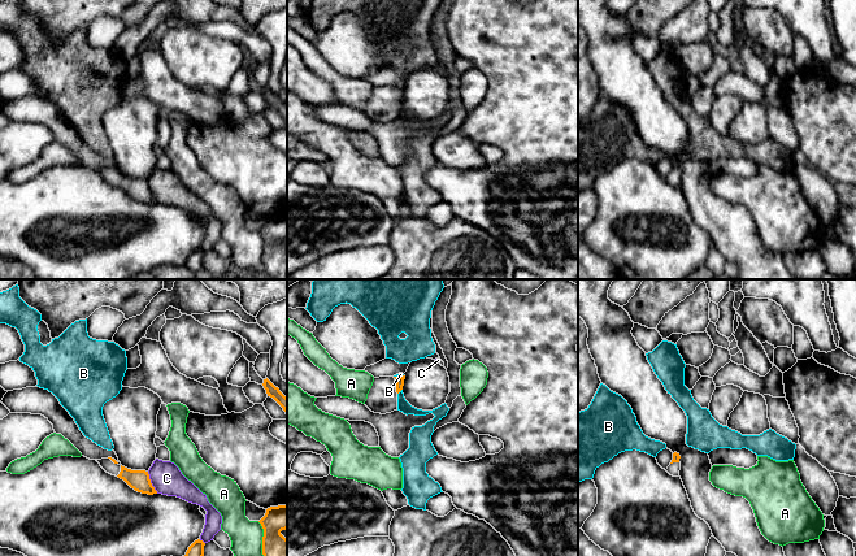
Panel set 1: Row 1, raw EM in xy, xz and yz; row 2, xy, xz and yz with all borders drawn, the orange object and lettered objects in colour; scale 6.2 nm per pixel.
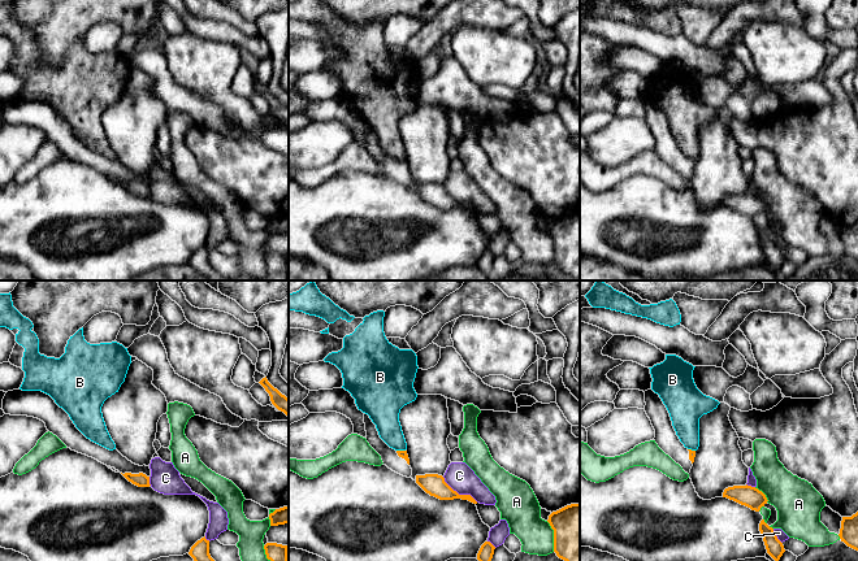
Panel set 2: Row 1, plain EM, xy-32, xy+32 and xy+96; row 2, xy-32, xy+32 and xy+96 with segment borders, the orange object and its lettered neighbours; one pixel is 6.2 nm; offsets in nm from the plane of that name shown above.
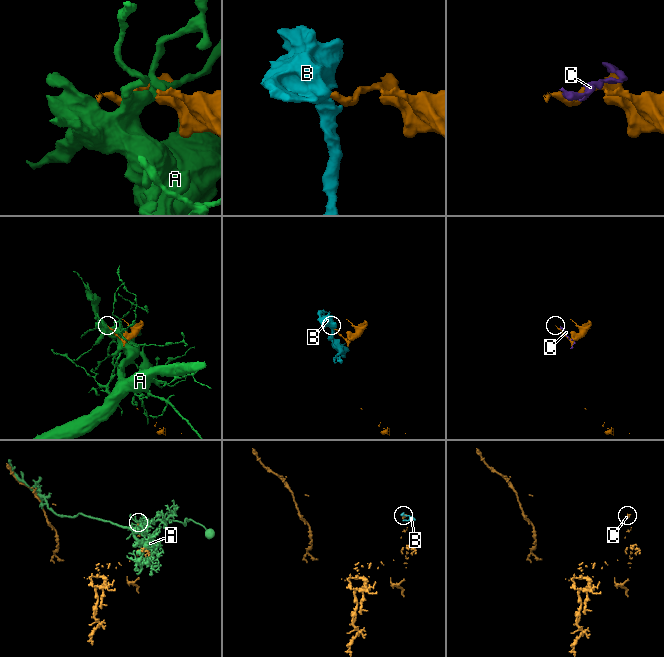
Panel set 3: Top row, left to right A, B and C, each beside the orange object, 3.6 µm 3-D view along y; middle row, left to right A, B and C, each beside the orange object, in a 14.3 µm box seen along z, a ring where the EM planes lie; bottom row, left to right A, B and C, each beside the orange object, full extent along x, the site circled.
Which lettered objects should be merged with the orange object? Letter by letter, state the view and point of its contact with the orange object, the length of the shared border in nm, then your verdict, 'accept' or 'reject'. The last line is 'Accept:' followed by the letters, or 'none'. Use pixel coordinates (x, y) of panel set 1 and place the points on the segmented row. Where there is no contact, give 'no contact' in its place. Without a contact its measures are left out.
A: xy (263, 538) | 220 nm | reject
B: xz (400, 390) | 50 nm | reject
C: xy (150, 482) | 150 nm | reject
Accept: none

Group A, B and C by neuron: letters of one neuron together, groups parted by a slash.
A / B C

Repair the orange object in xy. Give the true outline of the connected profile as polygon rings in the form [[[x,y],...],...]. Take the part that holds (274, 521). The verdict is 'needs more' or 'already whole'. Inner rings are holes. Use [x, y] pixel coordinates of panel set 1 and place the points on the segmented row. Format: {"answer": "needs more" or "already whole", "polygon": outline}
{"answer": "already whole", "polygon": [[[287,504],[268,508],[258,522],[264,529],[262,555],[287,556],[287,539],[281,534],[287,529]]]}

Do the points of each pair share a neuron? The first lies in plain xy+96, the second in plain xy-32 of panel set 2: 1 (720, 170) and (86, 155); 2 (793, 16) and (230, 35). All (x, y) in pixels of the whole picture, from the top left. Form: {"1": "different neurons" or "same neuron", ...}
{"1": "different neurons", "2": "different neurons"}

